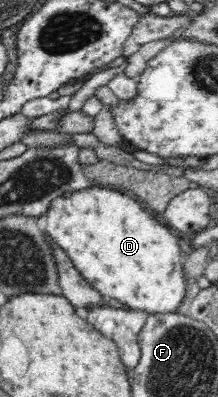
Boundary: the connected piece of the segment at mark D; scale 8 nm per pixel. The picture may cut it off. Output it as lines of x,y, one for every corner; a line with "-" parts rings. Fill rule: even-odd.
108,186
66,192
52,200
42,222
43,231
69,255
83,278
106,300
115,298
130,309
148,315
180,312
187,279
179,236
153,219
150,210
141,207
135,199

